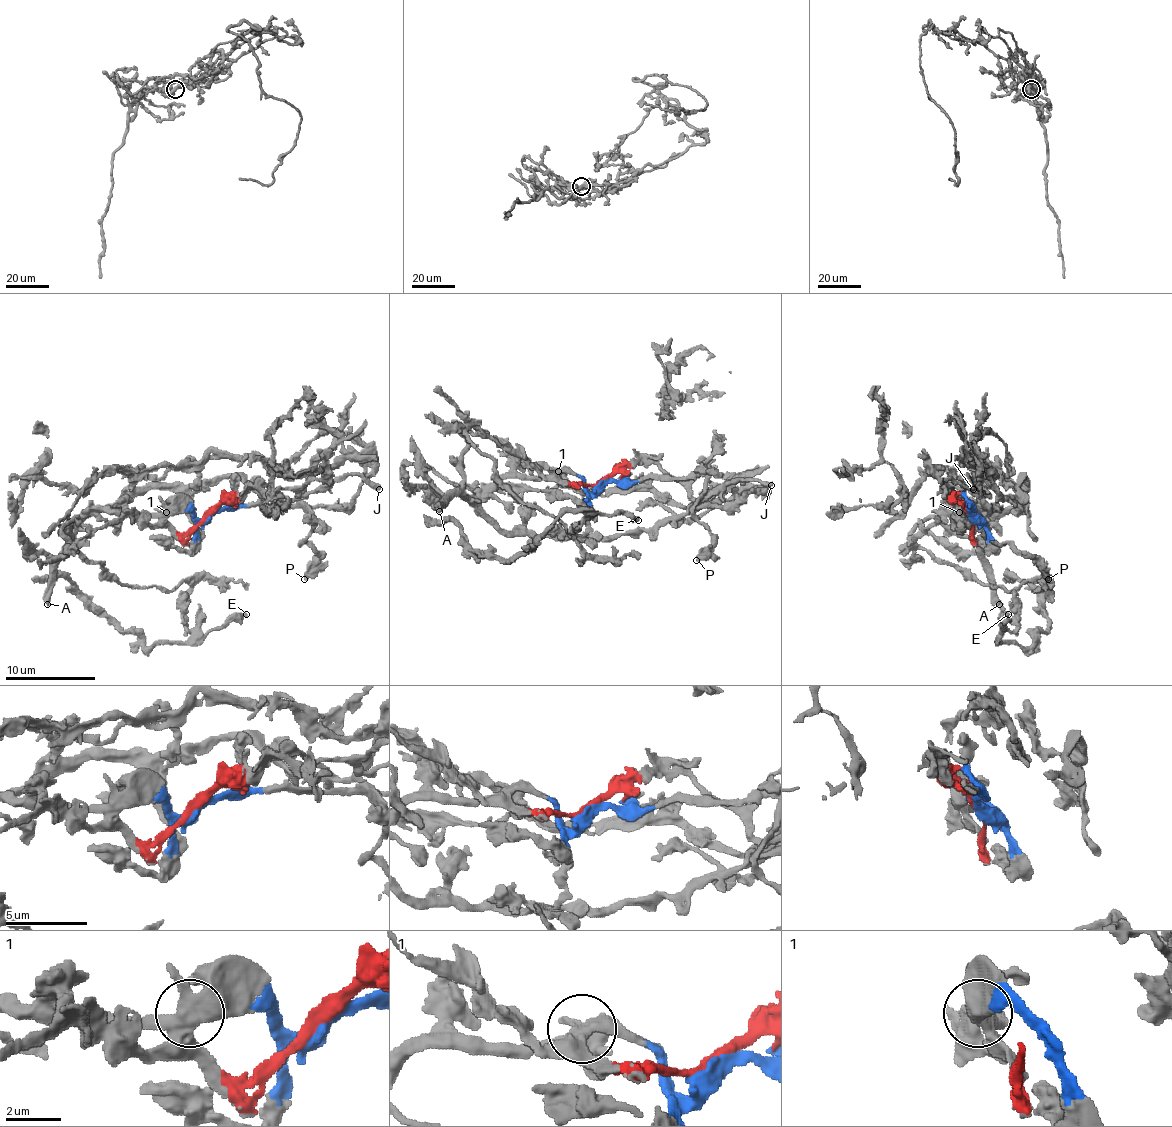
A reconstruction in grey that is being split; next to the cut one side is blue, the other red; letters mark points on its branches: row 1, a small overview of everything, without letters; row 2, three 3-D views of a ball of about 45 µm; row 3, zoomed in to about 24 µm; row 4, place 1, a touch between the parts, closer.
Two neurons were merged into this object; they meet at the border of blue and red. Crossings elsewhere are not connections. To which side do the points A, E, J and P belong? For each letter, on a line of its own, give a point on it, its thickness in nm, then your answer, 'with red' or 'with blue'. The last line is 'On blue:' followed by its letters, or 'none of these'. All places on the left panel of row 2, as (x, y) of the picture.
A: (47, 604) | 480 nm | with blue
E: (246, 614) | 380 nm | with blue
J: (379, 489) | 360 nm | with red
P: (304, 579) | 400 nm | with blue
On blue: A, E, P

